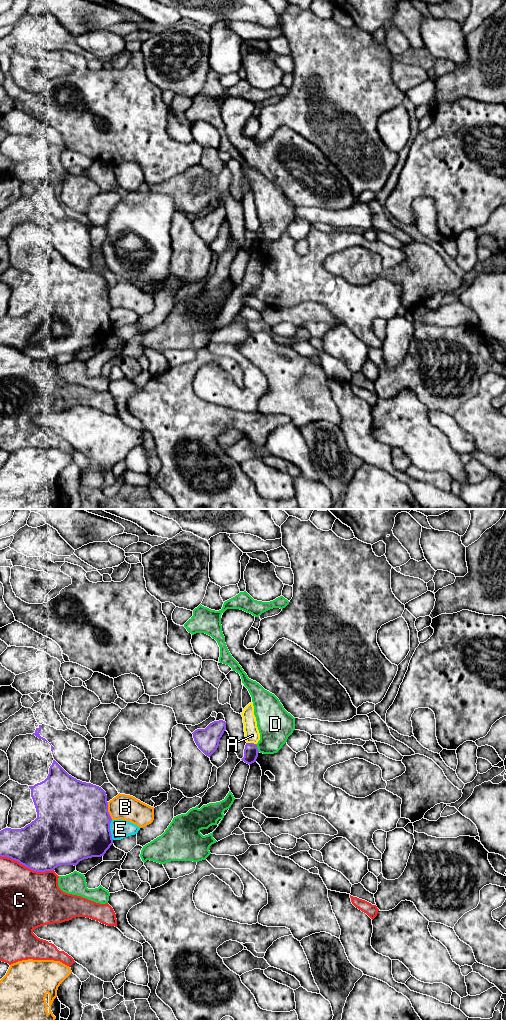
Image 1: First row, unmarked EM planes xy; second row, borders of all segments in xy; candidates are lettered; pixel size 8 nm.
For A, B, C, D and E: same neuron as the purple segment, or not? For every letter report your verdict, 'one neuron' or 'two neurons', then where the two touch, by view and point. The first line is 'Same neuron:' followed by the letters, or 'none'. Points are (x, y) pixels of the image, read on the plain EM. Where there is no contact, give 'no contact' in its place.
Same neuron: none
A: two neurons; meets purple in xy at (251, 231)
B: two neurons; meets purple in xy at (107, 299)
C: two neurons; meets purple in xy at (27, 355)
D: two neurons; meets purple in xy at (257, 236)
E: two neurons; meets purple in xy at (109, 318)

